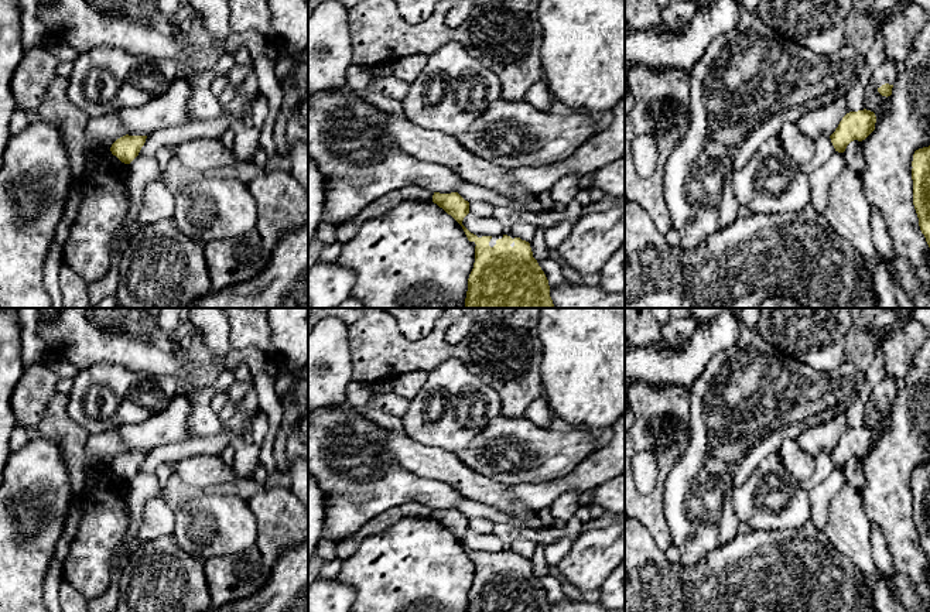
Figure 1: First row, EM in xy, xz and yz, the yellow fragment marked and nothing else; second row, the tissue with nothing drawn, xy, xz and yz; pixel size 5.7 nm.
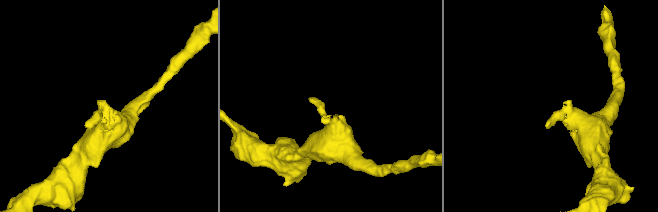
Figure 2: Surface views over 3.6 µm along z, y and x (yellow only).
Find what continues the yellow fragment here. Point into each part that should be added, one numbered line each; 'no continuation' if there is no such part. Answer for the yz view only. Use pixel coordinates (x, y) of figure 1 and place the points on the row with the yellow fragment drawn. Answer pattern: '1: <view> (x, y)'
1: yz (886, 72)

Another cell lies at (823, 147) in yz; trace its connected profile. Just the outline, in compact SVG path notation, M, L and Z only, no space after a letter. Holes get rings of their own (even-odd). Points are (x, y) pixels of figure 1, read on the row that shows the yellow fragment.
M828 136L820 137L817 141L814 141L813 160L806 165L801 165L801 171L810 174L811 171L817 170L821 164L824 164L834 153L835 148L831 143L831 139Z

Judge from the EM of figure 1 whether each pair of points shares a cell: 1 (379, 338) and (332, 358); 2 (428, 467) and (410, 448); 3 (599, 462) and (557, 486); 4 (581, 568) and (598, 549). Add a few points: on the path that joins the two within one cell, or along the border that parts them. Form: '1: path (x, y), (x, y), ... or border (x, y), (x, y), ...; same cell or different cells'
1: border (342, 322), (346, 330), (354, 379); different cells
2: path (424, 462), (414, 452); same cell
3: path (590, 472), (578, 481), (567, 484); same cell
4: path (585, 564), (597, 553); same cell

